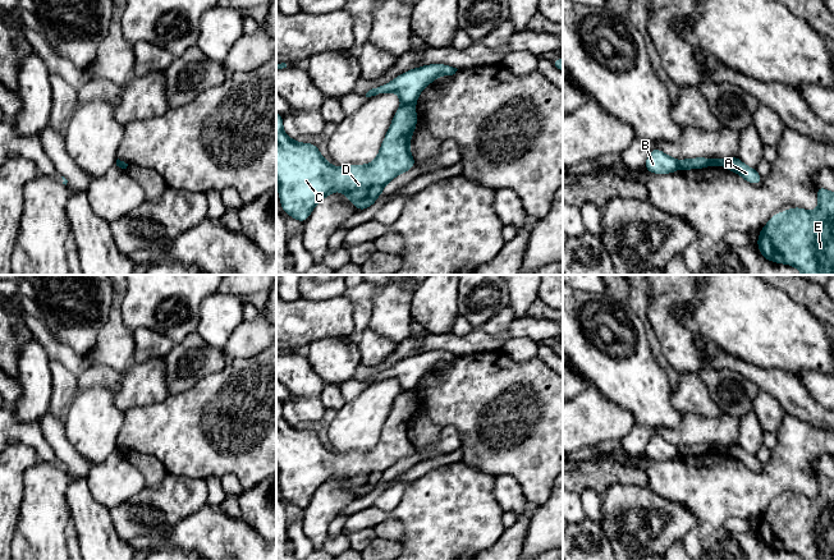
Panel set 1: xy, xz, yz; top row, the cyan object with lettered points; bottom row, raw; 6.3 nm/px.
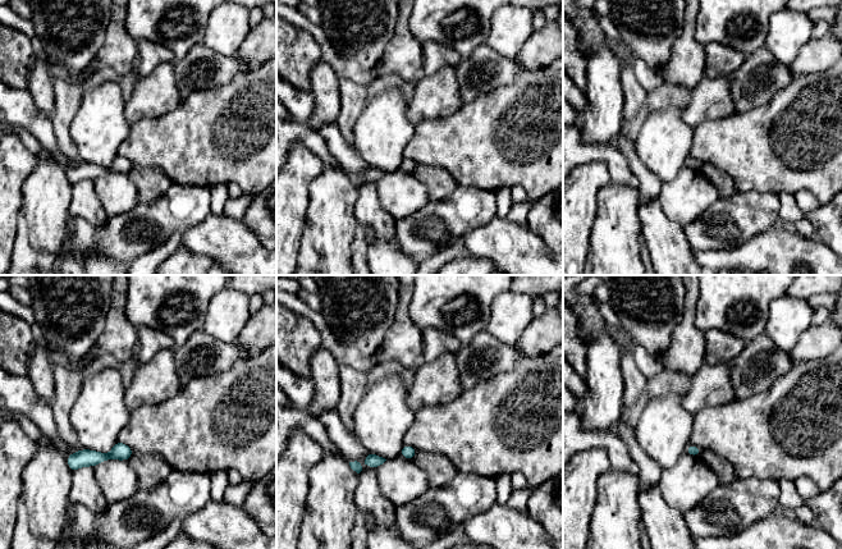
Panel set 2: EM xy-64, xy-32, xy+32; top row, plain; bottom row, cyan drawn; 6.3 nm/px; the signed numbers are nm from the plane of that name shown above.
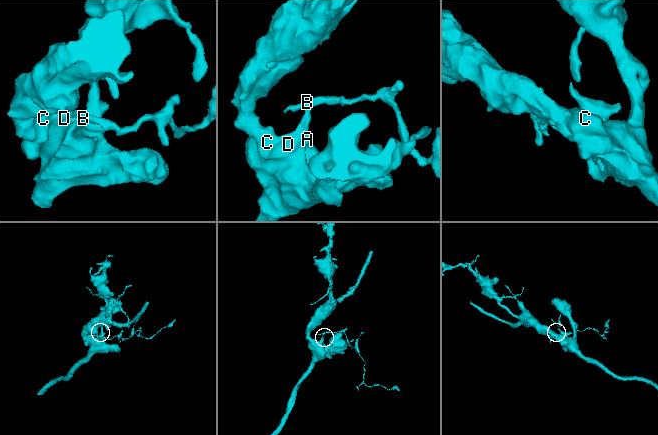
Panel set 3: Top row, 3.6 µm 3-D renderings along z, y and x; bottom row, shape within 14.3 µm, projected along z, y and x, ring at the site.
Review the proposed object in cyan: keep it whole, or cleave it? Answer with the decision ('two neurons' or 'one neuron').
two neurons

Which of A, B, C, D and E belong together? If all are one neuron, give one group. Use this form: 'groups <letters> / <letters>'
groups A C D E / B

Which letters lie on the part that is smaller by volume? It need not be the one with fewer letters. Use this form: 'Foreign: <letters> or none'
Foreign: B

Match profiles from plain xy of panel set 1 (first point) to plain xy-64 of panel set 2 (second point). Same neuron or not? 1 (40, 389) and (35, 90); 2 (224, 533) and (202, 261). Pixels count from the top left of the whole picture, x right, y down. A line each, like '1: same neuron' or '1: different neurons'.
1: same neuron
2: different neurons

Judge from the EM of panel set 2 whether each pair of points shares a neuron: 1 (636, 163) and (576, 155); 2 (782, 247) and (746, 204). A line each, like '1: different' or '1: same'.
1: different
2: different

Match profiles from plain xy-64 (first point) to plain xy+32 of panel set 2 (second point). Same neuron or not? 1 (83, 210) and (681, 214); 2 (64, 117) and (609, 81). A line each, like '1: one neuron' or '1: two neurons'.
1: two neurons
2: two neurons

